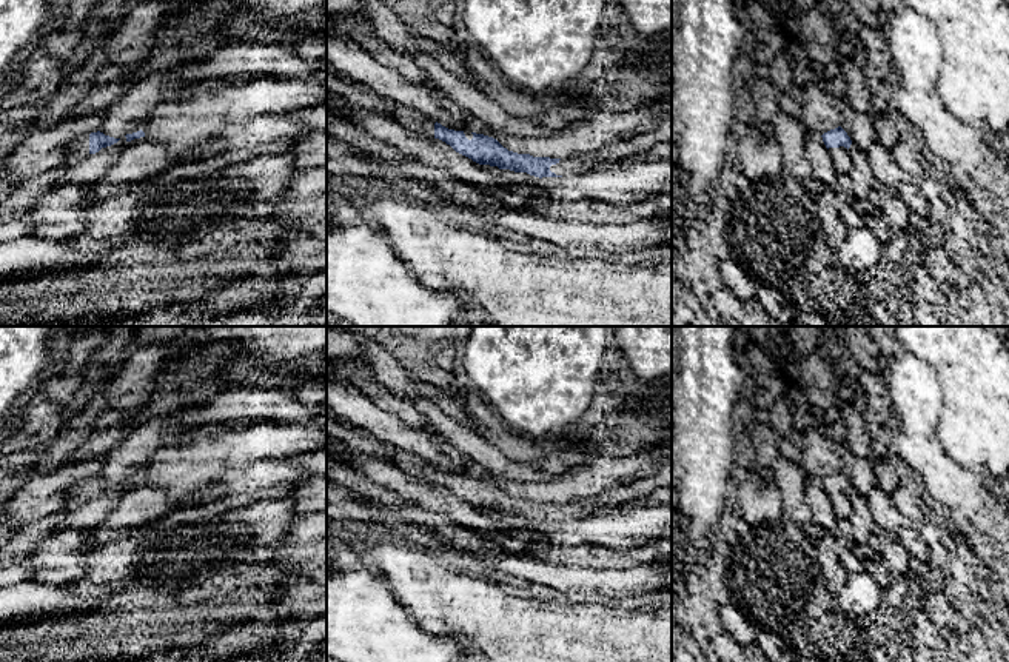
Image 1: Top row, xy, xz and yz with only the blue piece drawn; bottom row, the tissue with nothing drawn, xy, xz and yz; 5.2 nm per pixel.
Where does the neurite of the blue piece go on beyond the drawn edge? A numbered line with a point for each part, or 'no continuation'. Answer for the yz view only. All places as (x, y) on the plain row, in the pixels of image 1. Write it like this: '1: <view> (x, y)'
1: yz (841, 505)

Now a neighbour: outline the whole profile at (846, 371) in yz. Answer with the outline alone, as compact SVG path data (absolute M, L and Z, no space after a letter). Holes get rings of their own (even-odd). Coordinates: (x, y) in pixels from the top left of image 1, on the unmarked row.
M847 354L836 357L830 362L832 373L841 390L856 386L856 380L861 373L861 366Z

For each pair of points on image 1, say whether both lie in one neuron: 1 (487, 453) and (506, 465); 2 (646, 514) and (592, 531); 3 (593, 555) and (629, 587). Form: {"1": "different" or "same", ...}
{"1": "same", "2": "same", "3": "different"}

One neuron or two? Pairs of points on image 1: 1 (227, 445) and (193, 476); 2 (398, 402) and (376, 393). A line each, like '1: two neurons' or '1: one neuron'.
1: one neuron
2: one neuron

